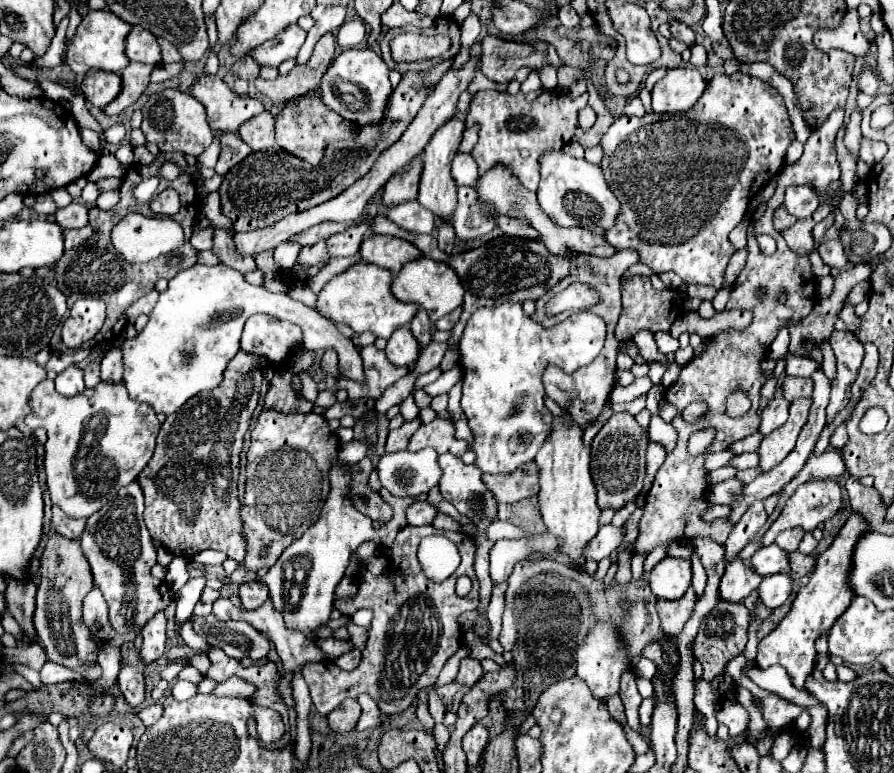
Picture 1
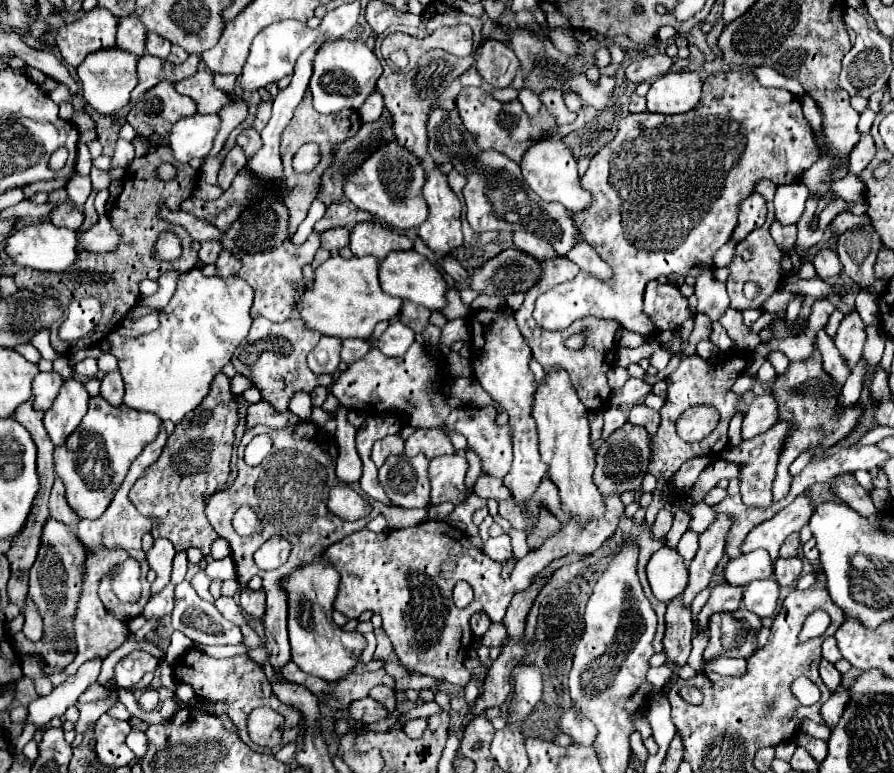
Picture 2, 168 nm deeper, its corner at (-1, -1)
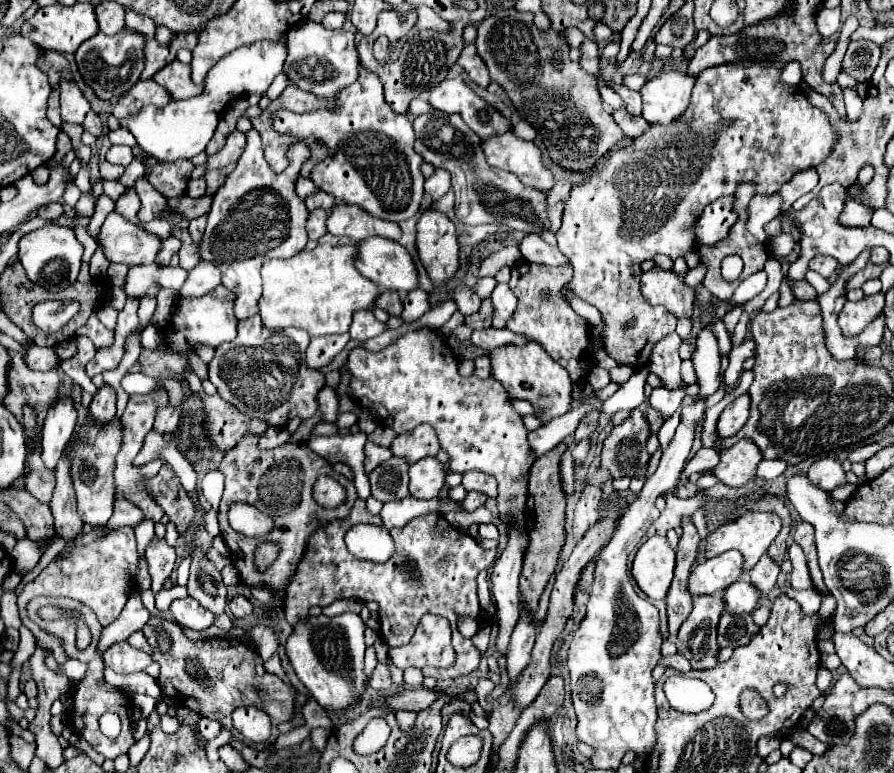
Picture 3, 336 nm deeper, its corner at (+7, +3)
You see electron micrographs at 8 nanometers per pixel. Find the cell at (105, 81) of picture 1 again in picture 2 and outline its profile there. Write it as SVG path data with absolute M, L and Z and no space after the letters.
M101 50L87 56L77 68L85 102L91 104L99 114L115 114L129 102L129 94L137 84L137 56L123 50Z

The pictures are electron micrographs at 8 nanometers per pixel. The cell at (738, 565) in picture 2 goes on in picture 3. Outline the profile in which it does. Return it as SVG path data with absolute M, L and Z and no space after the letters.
M737 550L723 552L711 560L697 564L687 580L687 590L691 596L713 596L723 592L729 584L741 578L743 556Z

